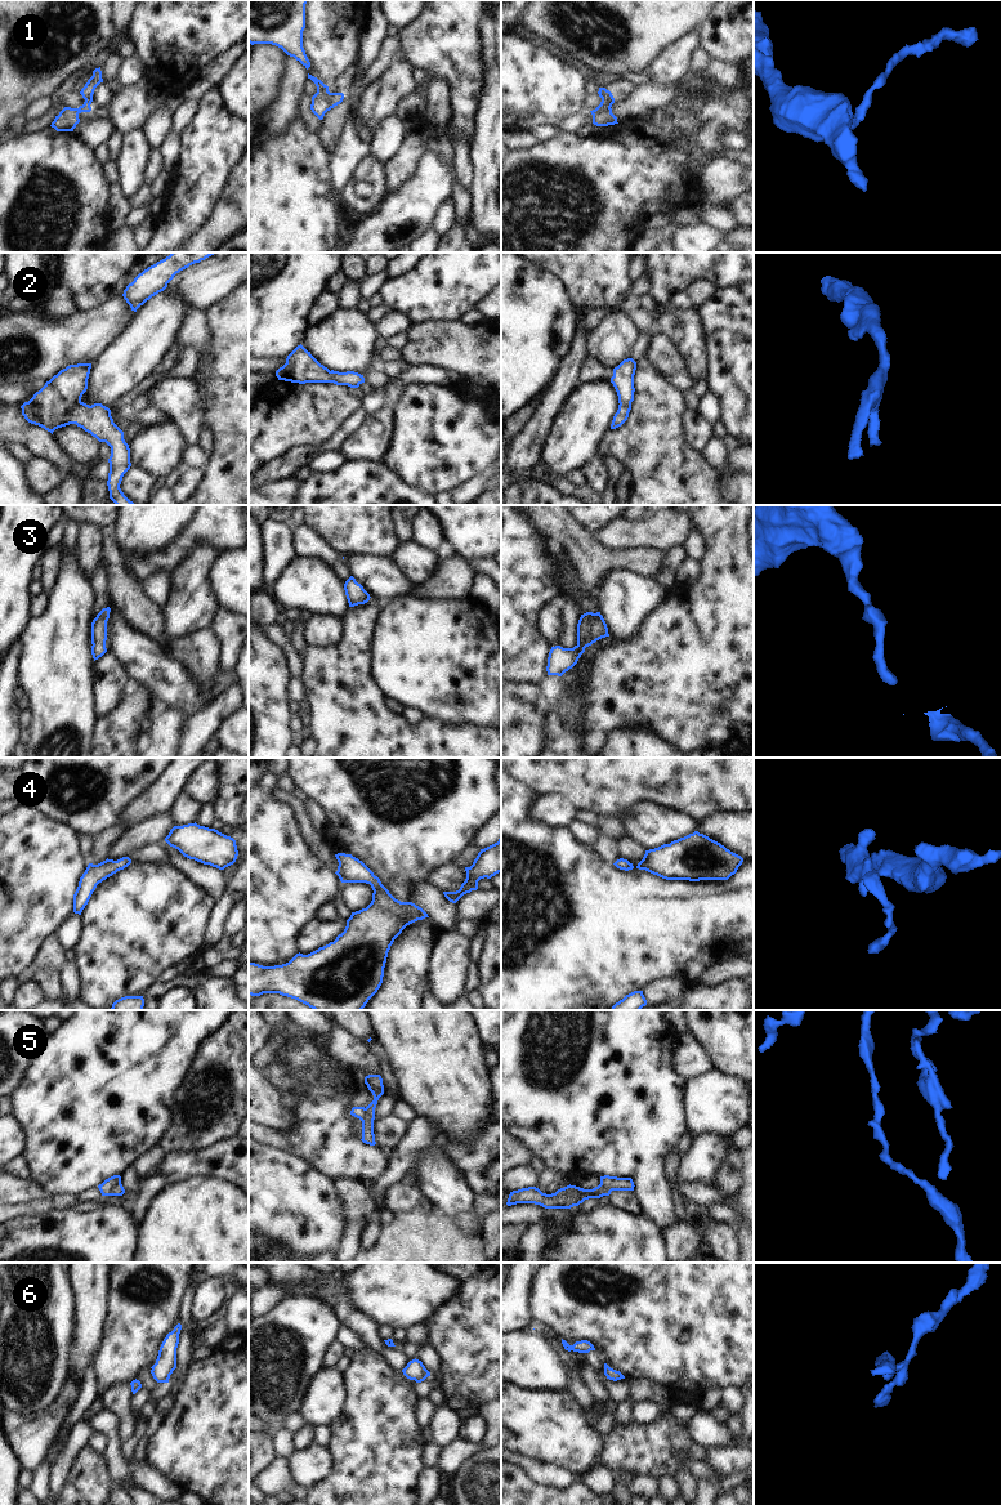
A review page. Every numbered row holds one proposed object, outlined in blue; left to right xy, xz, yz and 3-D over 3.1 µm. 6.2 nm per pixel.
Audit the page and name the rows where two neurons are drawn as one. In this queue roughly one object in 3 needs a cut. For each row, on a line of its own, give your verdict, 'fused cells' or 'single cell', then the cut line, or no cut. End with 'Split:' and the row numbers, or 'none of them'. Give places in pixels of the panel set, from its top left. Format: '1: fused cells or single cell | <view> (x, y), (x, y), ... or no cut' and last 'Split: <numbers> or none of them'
1: fused cells | xz (329, 93), (329, 105), (331, 107)
2: single cell | no cut
3: single cell | no cut
4: single cell | no cut
5: fused cells | xy (120, 1182), (108, 1195)
6: single cell | no cut
Split: 1, 5

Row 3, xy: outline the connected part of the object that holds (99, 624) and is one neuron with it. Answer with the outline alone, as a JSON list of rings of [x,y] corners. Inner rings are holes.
[[[110,607],[103,608],[91,622],[91,655],[94,661],[107,652],[106,640],[110,612]]]

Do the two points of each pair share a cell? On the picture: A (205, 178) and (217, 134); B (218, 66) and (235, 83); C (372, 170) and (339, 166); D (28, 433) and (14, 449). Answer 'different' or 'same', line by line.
A: same
B: different
C: different
D: different

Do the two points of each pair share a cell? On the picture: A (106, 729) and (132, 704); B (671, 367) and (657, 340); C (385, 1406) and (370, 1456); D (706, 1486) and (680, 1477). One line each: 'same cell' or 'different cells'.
A: same cell
B: same cell
C: same cell
D: different cells

